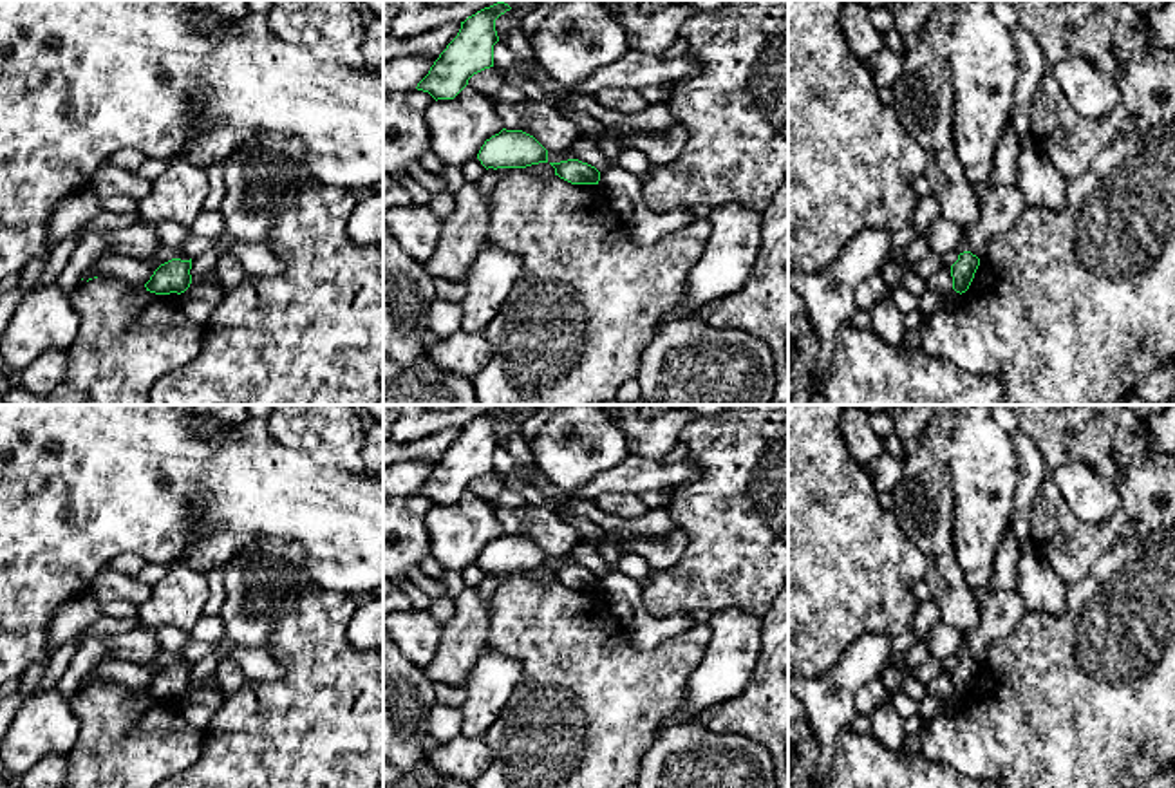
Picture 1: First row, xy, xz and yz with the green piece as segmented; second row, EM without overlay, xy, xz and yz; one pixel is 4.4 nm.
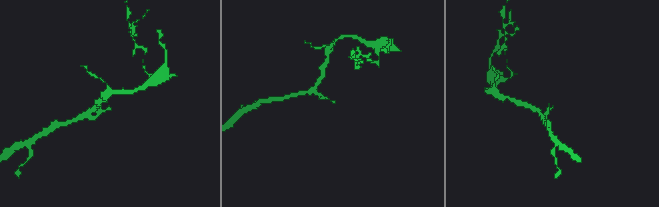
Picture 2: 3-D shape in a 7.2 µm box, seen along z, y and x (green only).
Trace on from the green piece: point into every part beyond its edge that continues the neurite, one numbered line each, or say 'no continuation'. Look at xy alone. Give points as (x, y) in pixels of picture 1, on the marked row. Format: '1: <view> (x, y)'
no continuation

